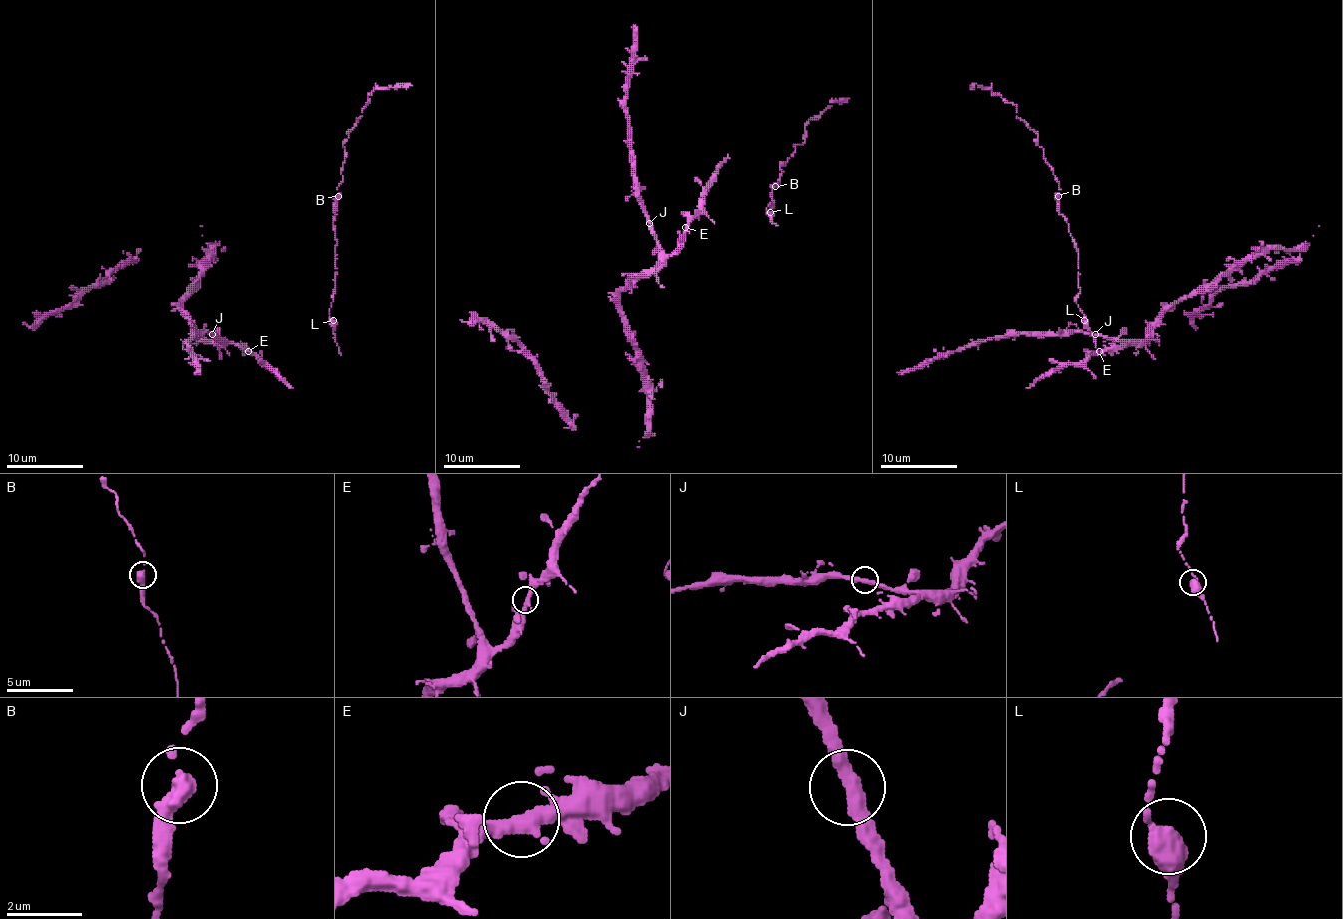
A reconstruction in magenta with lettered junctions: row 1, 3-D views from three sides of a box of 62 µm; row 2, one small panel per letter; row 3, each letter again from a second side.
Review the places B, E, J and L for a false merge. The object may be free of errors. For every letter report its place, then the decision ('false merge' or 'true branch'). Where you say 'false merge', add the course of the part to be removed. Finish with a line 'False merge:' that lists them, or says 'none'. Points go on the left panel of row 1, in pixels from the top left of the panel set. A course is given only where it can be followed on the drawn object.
B: (338, 196) | true branch
E: (248, 351) | true branch
J: (212, 334) | true branch
L: (333, 320) | true branch
False merge: none

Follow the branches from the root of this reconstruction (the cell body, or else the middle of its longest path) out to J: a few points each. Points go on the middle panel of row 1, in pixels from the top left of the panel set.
J: (687, 227), (681, 235), (681, 243), (666, 254), (649, 223)

